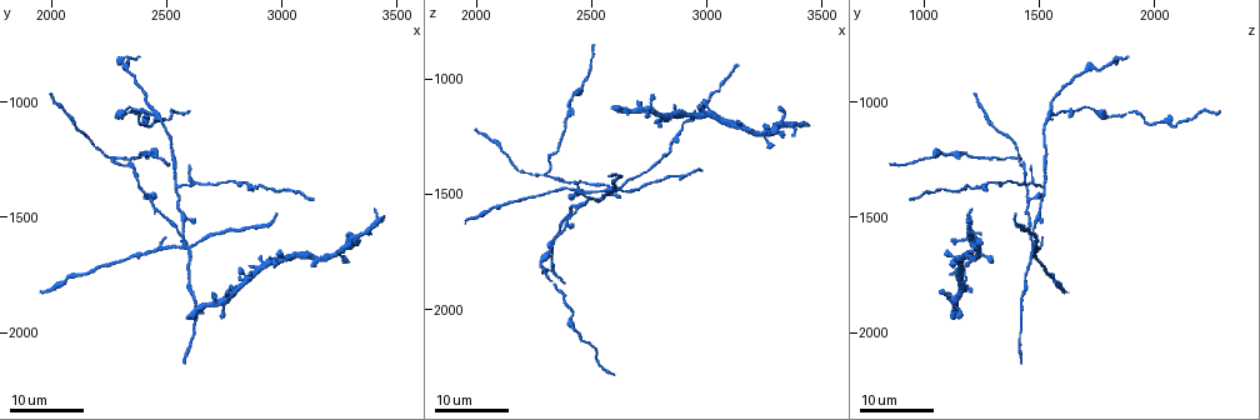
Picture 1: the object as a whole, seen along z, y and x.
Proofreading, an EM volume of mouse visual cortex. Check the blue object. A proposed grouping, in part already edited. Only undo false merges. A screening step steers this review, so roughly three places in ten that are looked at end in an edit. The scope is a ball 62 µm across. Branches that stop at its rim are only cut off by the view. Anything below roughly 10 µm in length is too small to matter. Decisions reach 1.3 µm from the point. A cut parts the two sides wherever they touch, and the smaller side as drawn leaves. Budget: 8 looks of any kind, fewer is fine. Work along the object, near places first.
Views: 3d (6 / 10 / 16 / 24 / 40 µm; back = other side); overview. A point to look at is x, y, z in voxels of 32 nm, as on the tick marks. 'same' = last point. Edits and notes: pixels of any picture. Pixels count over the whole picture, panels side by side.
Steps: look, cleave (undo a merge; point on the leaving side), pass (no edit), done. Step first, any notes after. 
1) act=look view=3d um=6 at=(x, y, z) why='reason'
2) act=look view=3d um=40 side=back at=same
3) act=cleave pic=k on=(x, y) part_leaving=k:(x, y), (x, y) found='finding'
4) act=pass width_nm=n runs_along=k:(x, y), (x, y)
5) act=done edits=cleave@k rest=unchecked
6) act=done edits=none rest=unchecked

act=look view=3d um=24 at=(2280, 1250, 1420) why='arms part here'

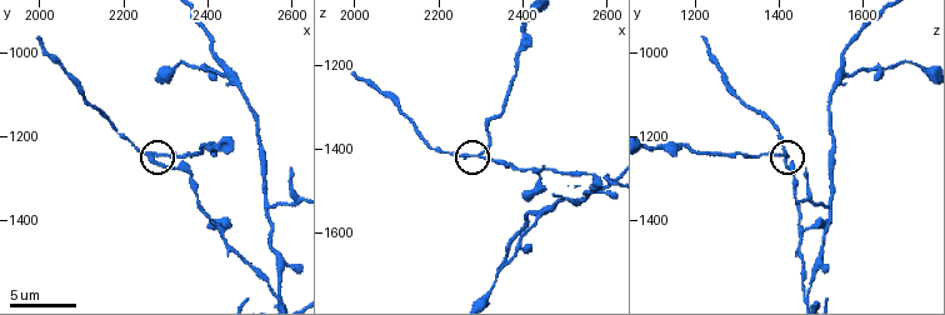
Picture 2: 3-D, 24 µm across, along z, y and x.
act=look view=3d um=10 at=(2285, 1250, 1415) why='closer look'

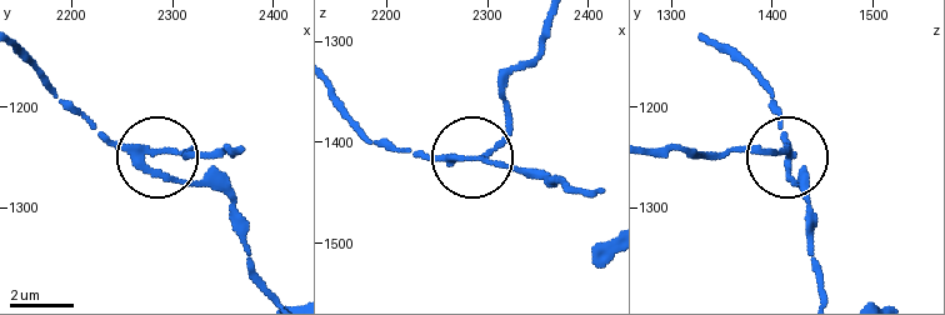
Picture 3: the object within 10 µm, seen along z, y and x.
act=look view=3d um=10 side=back at=(2282, 1246, 1420) why='from behind'

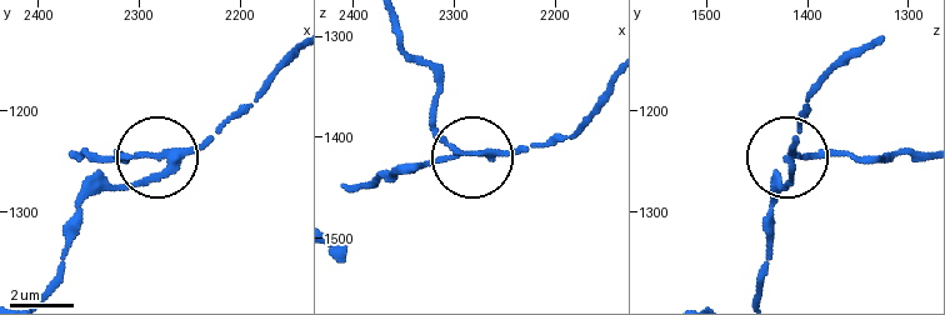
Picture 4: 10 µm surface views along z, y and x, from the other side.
act=cleave pic=4 on=(126, 153) width_nm=180 found='a second neuron is stuck on'

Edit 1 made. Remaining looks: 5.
act=look view=overview

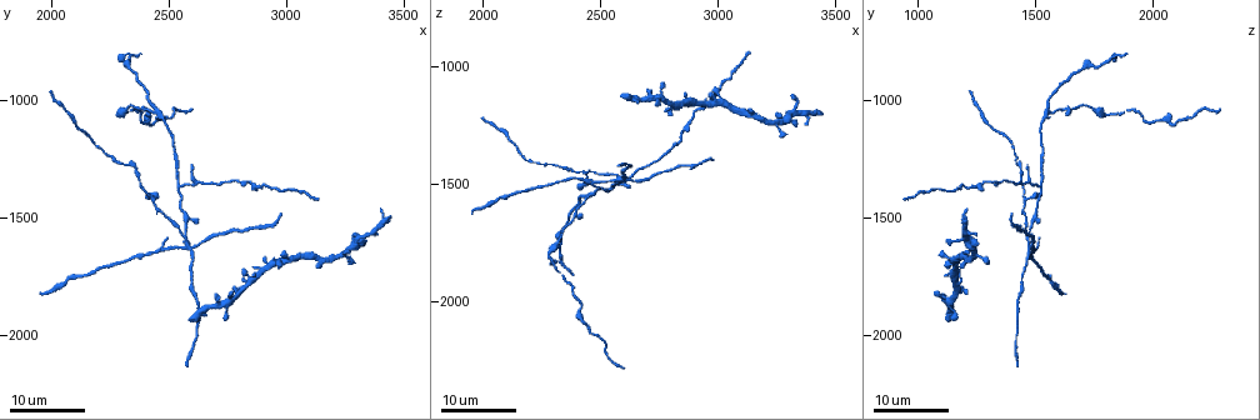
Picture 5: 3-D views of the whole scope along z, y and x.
act=look view=3d um=24 at=(2450, 1050, 1560) why='three-way junction'

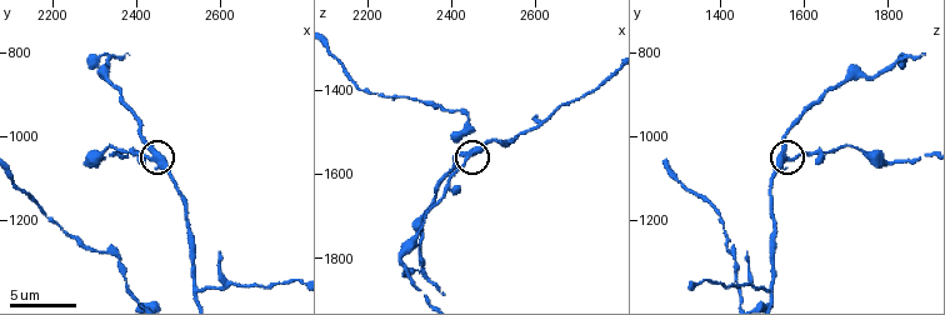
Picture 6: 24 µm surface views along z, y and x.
act=look view=3d um=10 at=(2445, 1050, 1555)

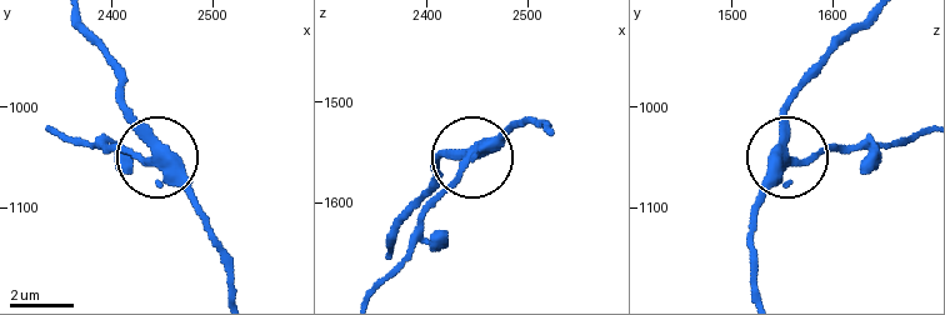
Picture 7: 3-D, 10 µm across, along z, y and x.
act=look view=3d um=10 side=back at=(2442, 1046, 1548)

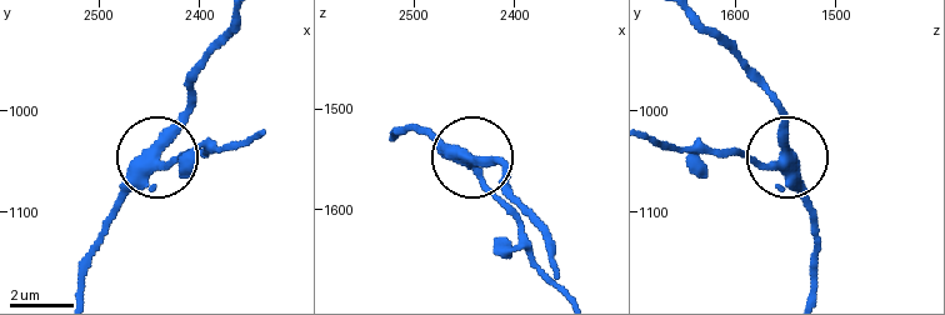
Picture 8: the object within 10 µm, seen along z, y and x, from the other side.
act=pass side_arm_um=17 runs_along=8:(81, 293), (84, 260), (103, 219), (195, 93) found='continuous, no second neuron'

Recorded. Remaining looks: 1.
act=look view=3d um=10 at=(2545, 1365, 1525)

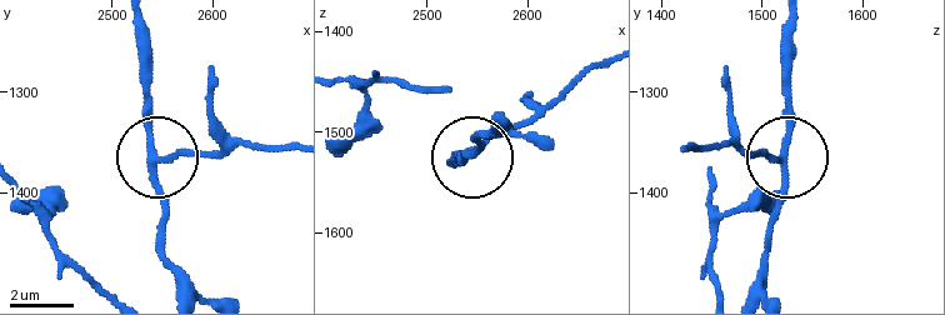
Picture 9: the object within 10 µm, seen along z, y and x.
act=pass side_arm_um=38 runs_along=9:(744, 156), (776, 156), (784, 164), (768, 258) found='all the same neuron'

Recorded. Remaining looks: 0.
act=done edits=cleave@4 rest=unchecked

